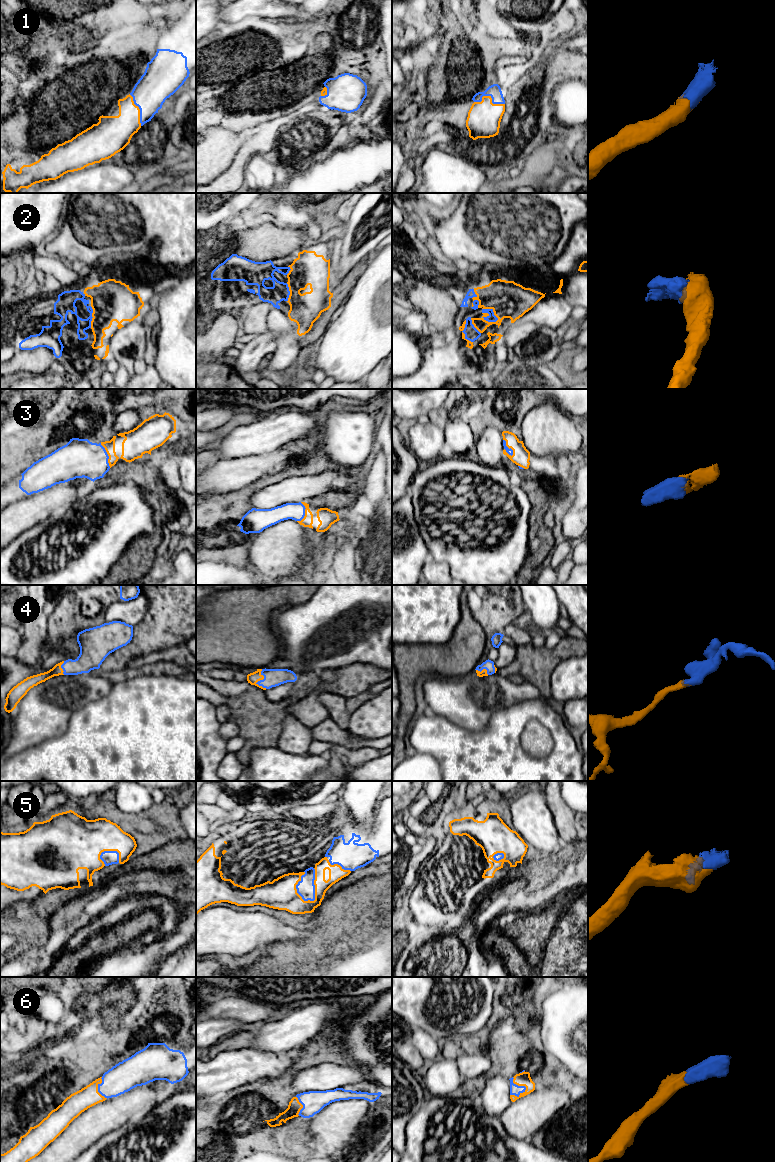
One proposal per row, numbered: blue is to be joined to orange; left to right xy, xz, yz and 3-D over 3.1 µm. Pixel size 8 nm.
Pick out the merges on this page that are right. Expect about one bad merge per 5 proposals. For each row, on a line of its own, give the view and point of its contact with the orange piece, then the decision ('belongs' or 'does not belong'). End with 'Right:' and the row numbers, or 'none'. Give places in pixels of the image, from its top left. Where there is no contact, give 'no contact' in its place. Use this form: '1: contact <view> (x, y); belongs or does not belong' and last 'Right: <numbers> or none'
1: contact yz (490, 97); belongs
2: contact yz (493, 310); belongs
3: contact yz (509, 448); belongs
4: contact xz (259, 680); belongs
5: contact xz (315, 889); belongs
6: contact yz (522, 1085); belongs
Right: 1, 2, 3, 4, 5, 6

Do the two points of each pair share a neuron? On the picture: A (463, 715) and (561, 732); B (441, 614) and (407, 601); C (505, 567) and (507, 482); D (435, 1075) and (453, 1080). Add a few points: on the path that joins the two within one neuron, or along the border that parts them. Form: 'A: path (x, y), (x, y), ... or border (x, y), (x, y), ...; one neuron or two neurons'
A: border (493, 712), (489, 723), (484, 728), (468, 730); two neurons
B: path (433, 611), (427, 611), (415, 601); one neuron
C: path (514, 546), (523, 517), (523, 503); one neuron
D: path (439, 1079), (449, 1080); one neuron

